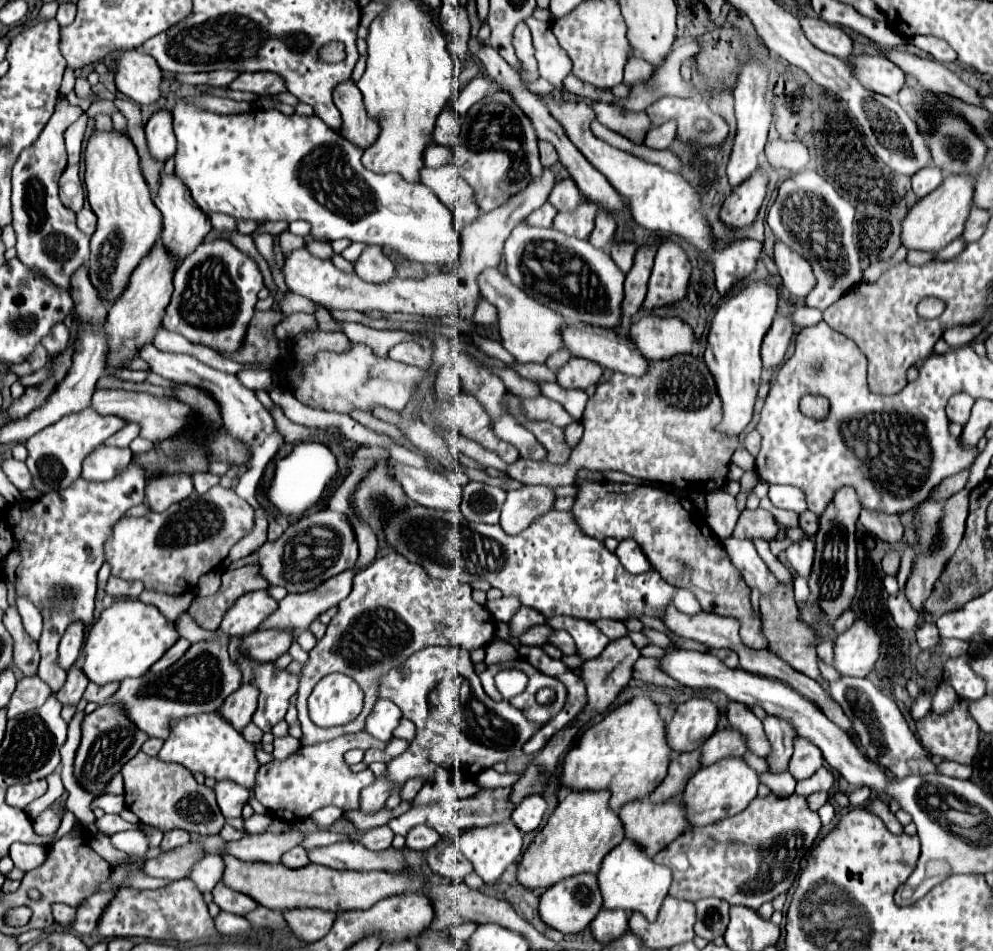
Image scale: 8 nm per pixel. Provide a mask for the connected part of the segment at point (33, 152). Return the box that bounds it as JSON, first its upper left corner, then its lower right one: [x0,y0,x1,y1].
[11,93,89,289]

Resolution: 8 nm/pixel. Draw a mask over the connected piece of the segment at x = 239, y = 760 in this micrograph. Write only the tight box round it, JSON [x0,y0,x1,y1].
[159,713,259,789]

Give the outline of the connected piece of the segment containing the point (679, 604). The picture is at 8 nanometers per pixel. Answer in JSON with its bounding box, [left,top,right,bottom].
[673,587,701,615]

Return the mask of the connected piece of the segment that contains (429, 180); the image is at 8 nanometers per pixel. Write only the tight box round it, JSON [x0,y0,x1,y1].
[421,165,481,231]

